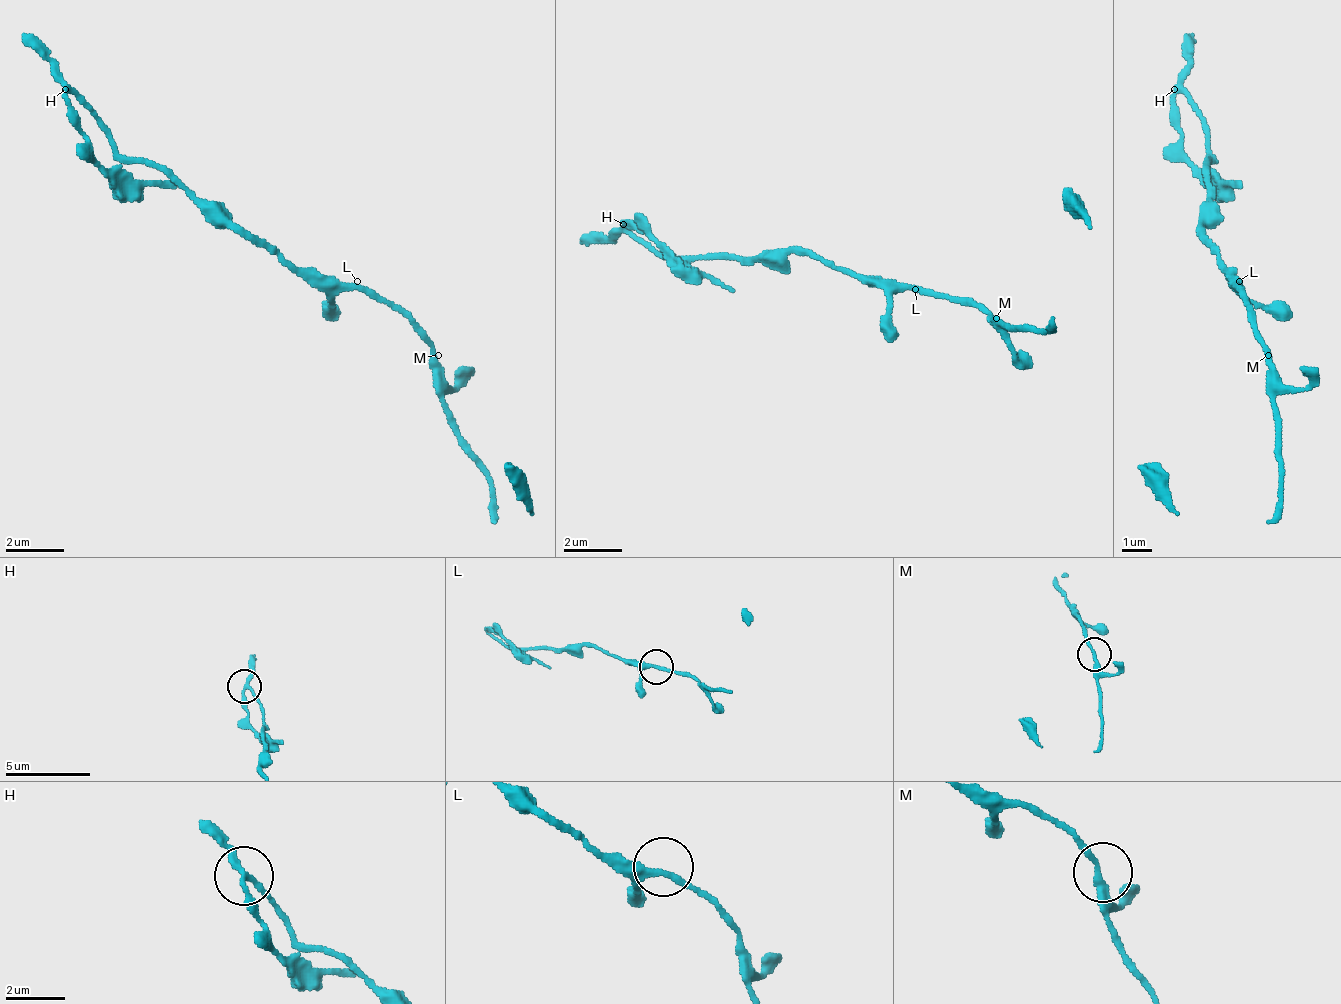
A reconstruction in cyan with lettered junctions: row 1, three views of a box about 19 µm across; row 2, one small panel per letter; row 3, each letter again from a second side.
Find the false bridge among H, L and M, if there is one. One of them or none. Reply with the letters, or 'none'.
H

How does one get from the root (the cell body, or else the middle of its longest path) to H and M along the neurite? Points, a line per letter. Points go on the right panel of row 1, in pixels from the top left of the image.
H: (1239, 289), (1202, 237), (1202, 208), (1209, 200), (1209, 127), (1194, 105), (1172, 90)
M: (1239, 289), (1246, 296), (1246, 311), (1253, 318), (1253, 340), (1268, 355)

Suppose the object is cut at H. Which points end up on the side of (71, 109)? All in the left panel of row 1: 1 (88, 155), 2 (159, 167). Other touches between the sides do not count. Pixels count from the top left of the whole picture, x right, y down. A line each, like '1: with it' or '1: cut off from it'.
1: with it
2: cut off from it

